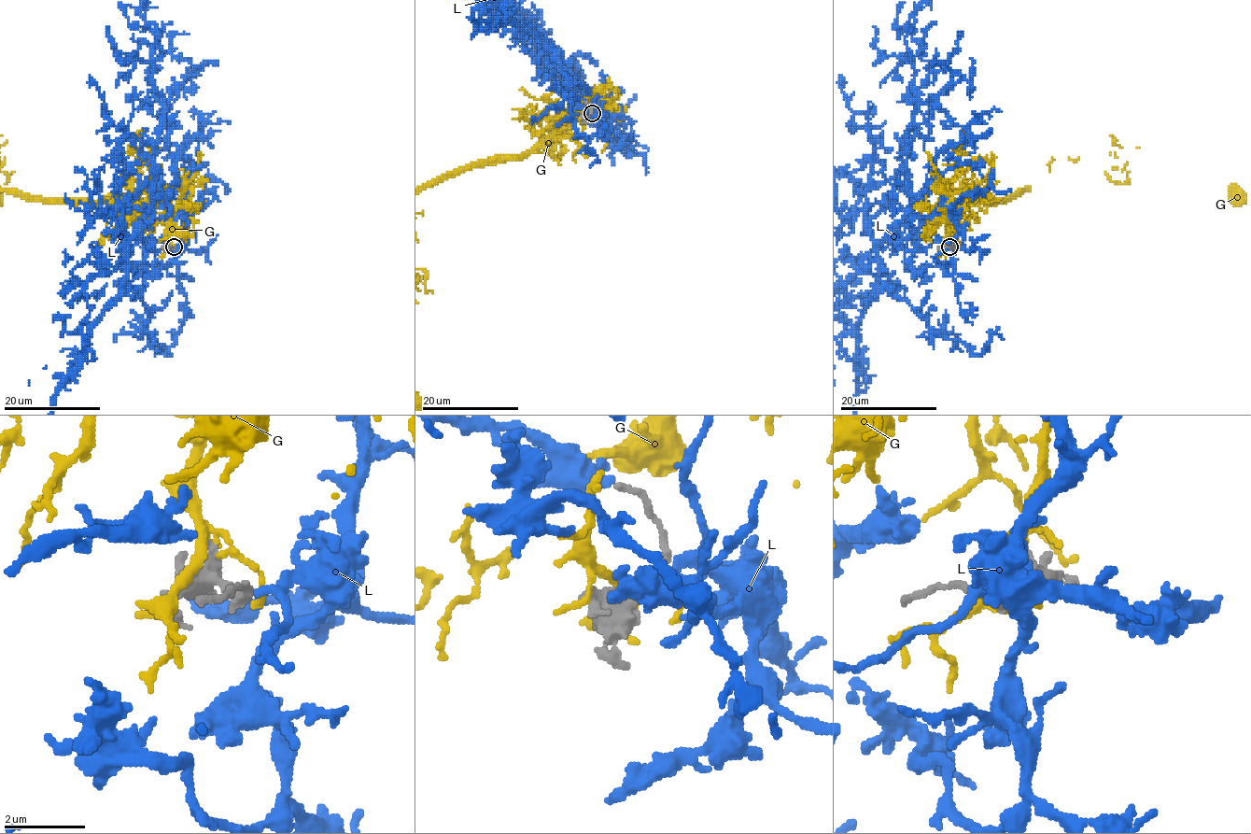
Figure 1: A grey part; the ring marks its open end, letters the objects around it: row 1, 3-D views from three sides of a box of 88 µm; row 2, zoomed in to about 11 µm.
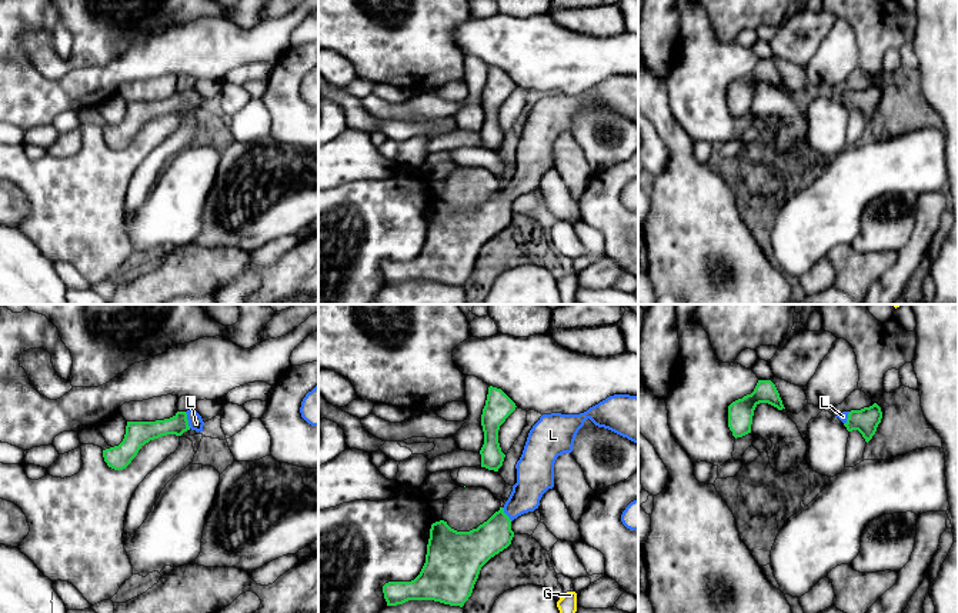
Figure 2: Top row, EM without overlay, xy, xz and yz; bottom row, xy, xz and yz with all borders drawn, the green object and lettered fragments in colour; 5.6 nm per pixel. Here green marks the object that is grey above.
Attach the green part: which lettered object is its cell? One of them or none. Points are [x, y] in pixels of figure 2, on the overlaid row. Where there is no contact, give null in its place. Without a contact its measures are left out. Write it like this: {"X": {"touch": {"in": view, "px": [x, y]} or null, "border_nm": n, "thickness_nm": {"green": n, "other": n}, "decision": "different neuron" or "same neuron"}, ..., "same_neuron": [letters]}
{"G": {"touch": null, "decision": "different neuron"}, "L": {"touch": {"in": "xy", "px": [187, 420]}, "border_nm": 100, "thickness_nm": {"green": 120, "other": 80}, "decision": "same neuron"}, "same_neuron": ["L"]}

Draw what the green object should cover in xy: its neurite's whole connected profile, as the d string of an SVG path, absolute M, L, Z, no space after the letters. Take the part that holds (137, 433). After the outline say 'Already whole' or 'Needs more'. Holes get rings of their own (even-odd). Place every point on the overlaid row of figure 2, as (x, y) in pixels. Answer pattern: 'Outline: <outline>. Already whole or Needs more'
Outline: M194 409L177 412L173 417L164 420L127 422L123 442L119 446L103 450L104 462L114 470L123 470L150 440L167 434L181 436L190 429L201 433L203 426L204 422Z. Needs more

